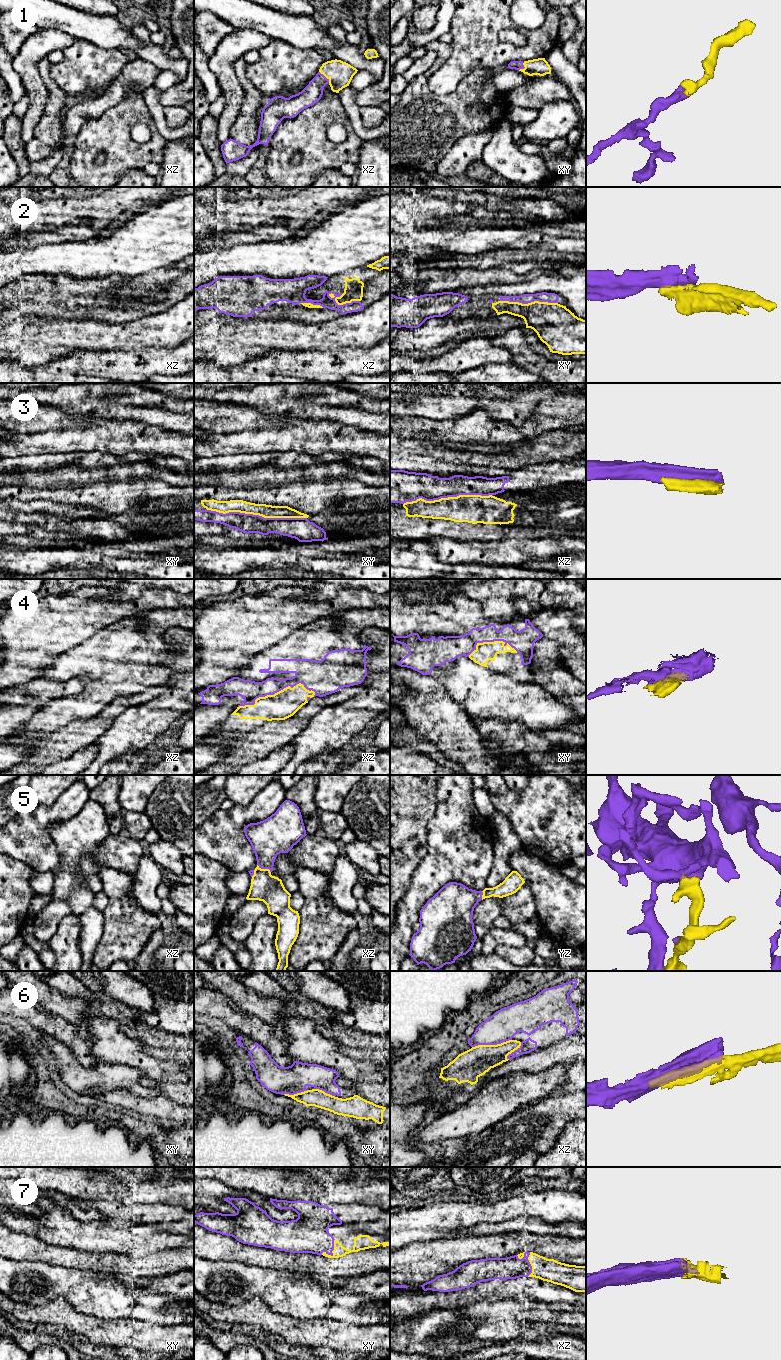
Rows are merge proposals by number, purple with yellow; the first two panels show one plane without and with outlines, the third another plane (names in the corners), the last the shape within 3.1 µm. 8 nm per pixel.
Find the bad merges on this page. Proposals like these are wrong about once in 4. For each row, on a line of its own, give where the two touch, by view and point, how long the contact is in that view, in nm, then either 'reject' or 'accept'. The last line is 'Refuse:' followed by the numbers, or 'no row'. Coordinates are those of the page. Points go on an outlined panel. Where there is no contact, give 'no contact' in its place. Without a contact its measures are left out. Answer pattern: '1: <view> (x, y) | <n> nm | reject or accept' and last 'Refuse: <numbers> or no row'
1: xz (325, 77) | 130 nm | accept
2: xy (529, 302) | 460 nm | reject
3: xy (256, 515) | 800 nm | reject
4: xz (275, 692) | 650 nm | reject
5: xz (264, 868) | 130 nm | accept
6: xz (488, 1044) | 260 nm | reject
7: xy (331, 1252) | 170 nm | accept
Refuse: 2, 3, 4, 6

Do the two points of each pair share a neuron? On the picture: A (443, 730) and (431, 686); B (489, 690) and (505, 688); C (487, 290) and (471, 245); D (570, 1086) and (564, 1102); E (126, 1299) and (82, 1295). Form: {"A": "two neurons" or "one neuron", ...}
{"A": "one neuron", "B": "one neuron", "C": "two neurons", "D": "two neurons", "E": "one neuron"}

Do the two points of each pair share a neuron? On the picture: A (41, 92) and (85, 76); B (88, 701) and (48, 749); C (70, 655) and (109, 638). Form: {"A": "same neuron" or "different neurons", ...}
{"A": "different neurons", "B": "different neurons", "C": "same neuron"}

